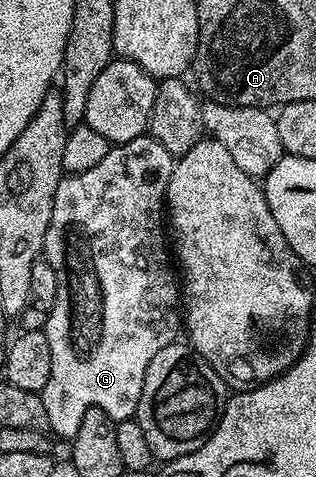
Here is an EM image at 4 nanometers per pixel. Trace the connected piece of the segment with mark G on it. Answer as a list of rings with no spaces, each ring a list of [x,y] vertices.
[[[144,136],[112,145],[110,152],[101,160],[101,164],[89,168],[89,172],[67,174],[57,184],[57,192],[53,200],[53,216],[49,220],[49,228],[45,232],[42,257],[53,264],[53,272],[57,272],[57,300],[47,315],[45,333],[49,340],[49,356],[53,356],[53,368],[49,368],[49,384],[41,391],[45,404],[45,416],[49,416],[49,430],[56,439],[70,440],[77,436],[77,428],[81,428],[81,419],[89,408],[101,408],[111,419],[123,422],[126,418],[135,418],[135,409],[141,400],[141,388],[145,384],[145,372],[149,368],[149,360],[161,352],[169,343],[176,341],[181,334],[181,282],[173,265],[173,254],[169,249],[169,238],[165,233],[165,199],[167,185],[175,167],[176,159],[161,144],[150,136]]]

